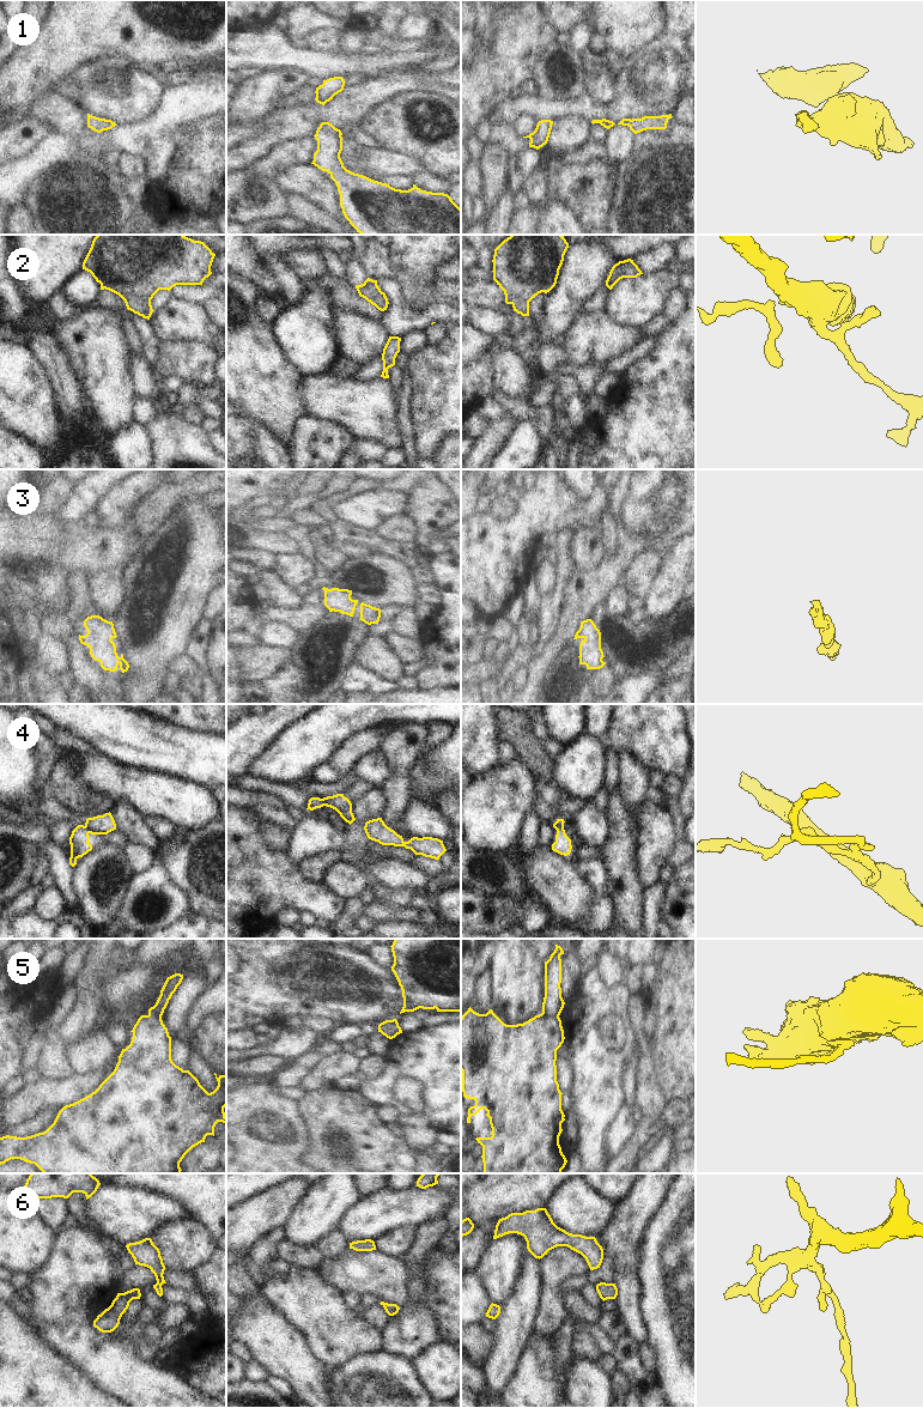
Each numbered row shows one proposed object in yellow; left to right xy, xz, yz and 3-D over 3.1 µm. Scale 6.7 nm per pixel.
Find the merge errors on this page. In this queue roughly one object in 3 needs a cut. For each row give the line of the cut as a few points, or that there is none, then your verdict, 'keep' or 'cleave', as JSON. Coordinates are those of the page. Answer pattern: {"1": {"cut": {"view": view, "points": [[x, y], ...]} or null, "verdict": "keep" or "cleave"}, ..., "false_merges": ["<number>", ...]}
{"1": {"cut": null, "verdict": "keep"}, "2": {"cut": null, "verdict": "keep"}, "3": {"cut": null, "verdict": "keep"}, "4": {"cut": {"view": "yz", "points": [[563, 826], [556, 829]]}, "verdict": "cleave"}, "5": {"cut": {"view": "yz", "points": [[541, 1013], [558, 1018]]}, "verdict": "cleave"}, "6": {"cut": null, "verdict": "keep"}, "false_merges": ["4", "5"]}

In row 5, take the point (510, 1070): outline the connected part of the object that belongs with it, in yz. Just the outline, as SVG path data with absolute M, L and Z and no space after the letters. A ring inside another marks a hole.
M470 1007L461 1016L461 1072L462 1072L462 1092L463 1097L474 1099L475 1105L468 1109L467 1123L470 1123L470 1117L476 1115L481 1109L487 1111L486 1116L490 1118L492 1128L491 1137L476 1137L478 1143L482 1146L482 1163L484 1173L561 1173L567 1160L561 1152L559 1145L559 1136L563 1131L561 1123L565 1121L565 1115L561 1110L561 1092L557 1081L557 1050L564 1043L564 1030L560 1018L548 1018L545 1014L535 1015L523 1024L506 1025L504 1024L492 1009L486 1014L479 1014Z

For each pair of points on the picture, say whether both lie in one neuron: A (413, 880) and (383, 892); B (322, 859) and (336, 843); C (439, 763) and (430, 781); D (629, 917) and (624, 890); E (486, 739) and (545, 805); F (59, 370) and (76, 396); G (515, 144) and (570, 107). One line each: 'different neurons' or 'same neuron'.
A: different neurons
B: different neurons
C: same neuron
D: same neuron
E: different neurons
F: same neuron
G: different neurons

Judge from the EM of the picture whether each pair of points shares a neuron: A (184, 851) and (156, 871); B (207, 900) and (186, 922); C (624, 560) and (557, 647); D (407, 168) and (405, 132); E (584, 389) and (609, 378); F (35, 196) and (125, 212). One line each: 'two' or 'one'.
A: two
B: two
C: one
D: two
E: two
F: one

